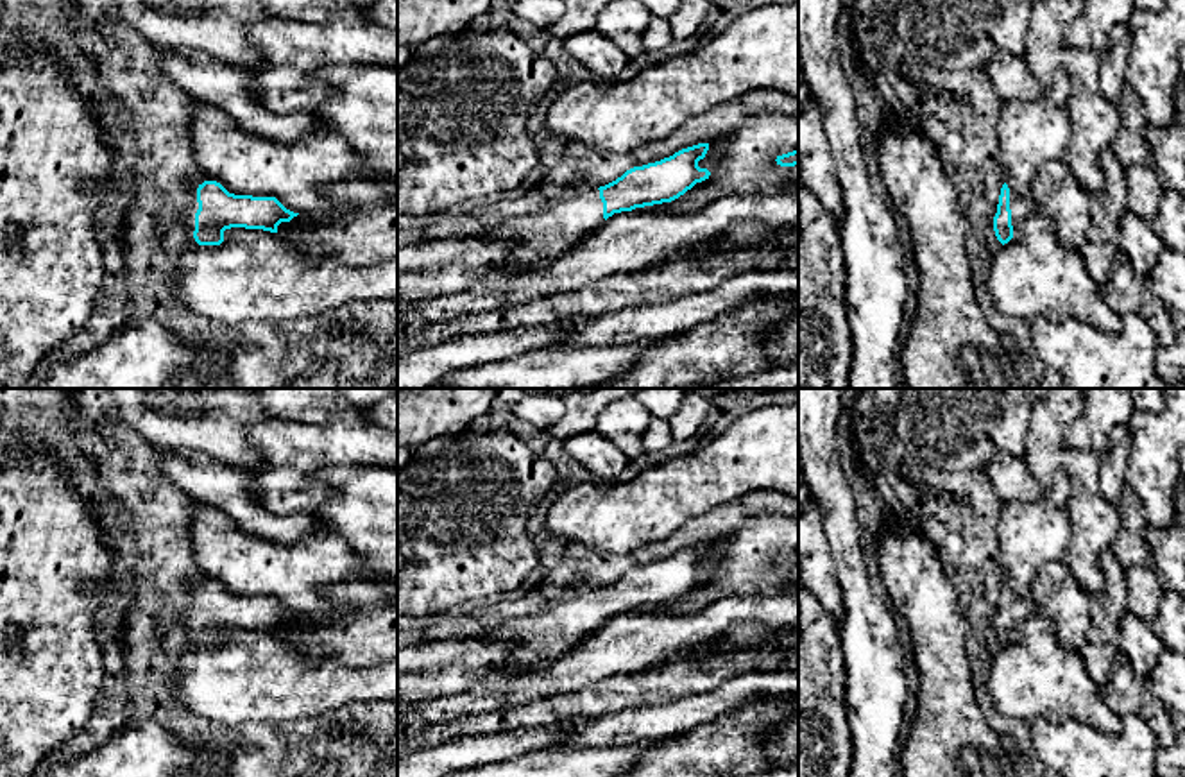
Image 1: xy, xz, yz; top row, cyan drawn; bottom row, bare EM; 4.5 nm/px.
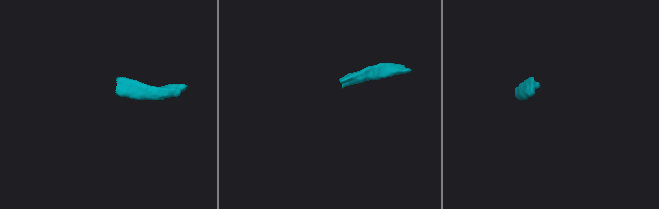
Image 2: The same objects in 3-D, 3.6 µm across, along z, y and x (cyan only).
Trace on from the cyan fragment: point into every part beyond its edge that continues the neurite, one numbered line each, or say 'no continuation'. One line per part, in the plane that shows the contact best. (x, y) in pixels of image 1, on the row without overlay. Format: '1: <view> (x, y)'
1: xy (188, 614)

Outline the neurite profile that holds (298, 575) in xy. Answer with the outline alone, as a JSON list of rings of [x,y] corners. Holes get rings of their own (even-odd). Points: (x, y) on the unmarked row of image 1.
[[[199,505],[192,517],[192,548],[204,582],[217,582],[234,596],[276,598],[299,616],[347,610],[347,605],[328,594],[328,589],[360,578],[358,557],[337,534],[317,532],[288,544],[267,541],[208,505]]]

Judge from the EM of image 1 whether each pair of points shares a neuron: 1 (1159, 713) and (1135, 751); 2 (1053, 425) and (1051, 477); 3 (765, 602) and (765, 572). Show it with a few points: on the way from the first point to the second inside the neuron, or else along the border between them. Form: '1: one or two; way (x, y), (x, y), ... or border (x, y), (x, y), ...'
1: two; border (1125, 717), (1137, 715), (1160, 743)
2: one; way (1049, 437), (1049, 464)
3: two; border (779, 586), (747, 593), (727, 593), (724, 597)

